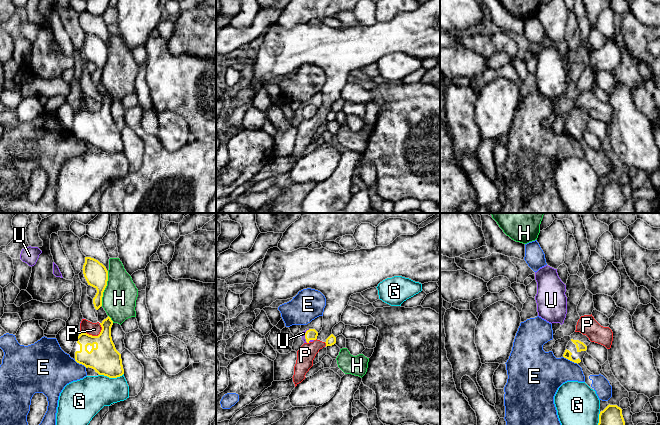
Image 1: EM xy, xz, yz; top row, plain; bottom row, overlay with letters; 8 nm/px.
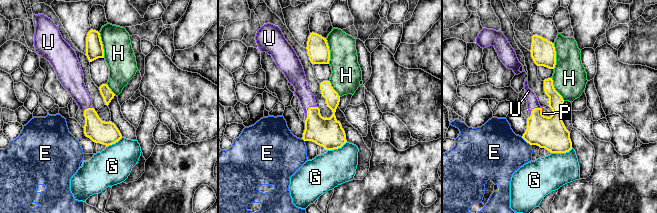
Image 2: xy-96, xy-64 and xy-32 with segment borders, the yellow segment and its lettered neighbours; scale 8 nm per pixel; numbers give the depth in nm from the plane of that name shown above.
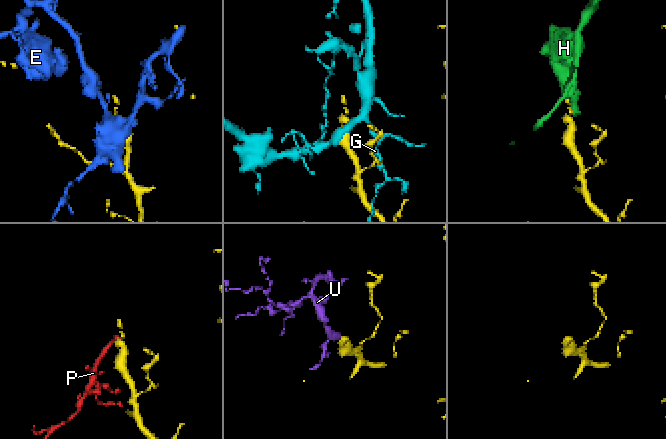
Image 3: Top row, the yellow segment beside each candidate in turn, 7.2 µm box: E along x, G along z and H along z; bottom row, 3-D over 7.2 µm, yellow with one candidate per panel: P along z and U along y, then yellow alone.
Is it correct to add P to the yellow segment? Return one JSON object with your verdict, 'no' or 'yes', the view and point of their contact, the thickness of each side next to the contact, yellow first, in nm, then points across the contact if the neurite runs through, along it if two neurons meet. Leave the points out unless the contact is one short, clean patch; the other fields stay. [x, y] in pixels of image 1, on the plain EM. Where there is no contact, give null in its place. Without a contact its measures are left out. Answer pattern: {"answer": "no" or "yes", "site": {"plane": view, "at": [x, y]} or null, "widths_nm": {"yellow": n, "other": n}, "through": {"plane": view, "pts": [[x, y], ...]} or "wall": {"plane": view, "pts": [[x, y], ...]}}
{"answer": "no", "site": {"plane": "xy", "at": [91, 111]}, "widths_nm": {"yellow": 240, "other": 110}, "wall": {"plane": "xy", "pts": [[102, 103], [97, 111], [80, 110]]}}

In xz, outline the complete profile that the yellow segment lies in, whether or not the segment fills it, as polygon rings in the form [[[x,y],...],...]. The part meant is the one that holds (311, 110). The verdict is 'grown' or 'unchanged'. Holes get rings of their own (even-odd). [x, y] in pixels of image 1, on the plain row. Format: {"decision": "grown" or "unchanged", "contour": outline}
{"decision": "grown", "contour": [[[307,105],[302,108],[302,116],[304,119],[310,119],[317,115],[318,108],[315,105]]]}

